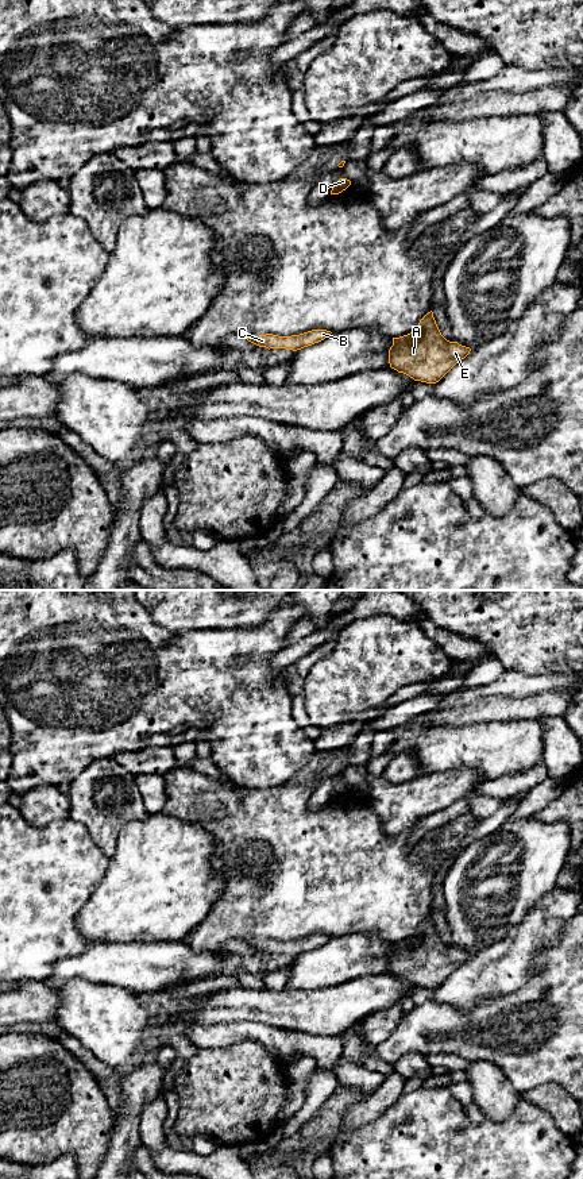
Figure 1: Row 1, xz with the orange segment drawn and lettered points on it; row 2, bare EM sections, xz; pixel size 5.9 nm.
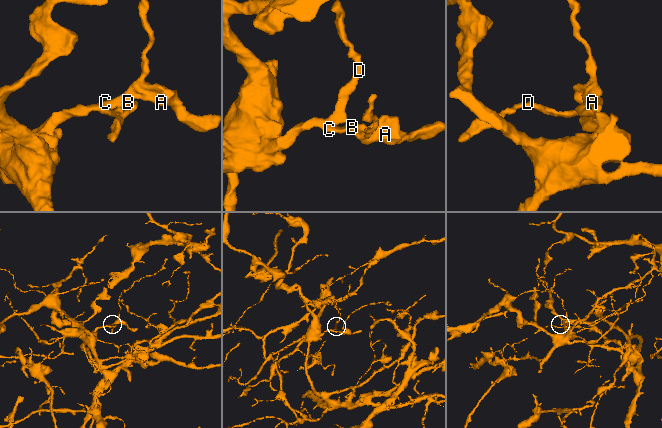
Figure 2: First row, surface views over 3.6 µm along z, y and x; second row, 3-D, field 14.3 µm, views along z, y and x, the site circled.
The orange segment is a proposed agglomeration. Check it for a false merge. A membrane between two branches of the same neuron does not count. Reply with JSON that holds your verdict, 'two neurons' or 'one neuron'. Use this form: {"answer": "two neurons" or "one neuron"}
{"answer": "one neuron"}

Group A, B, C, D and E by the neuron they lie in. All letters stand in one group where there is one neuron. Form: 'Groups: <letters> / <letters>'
Groups: A B C D E

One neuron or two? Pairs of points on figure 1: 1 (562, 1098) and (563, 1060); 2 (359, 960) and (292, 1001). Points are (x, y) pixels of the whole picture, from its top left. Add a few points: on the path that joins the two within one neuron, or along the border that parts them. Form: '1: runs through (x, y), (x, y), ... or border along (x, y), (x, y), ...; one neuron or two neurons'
1: border along (531, 1089), (548, 1082), (558, 1082), (568, 1093); two neurons
2: border along (343, 982), (321, 989), (285, 989); two neurons

